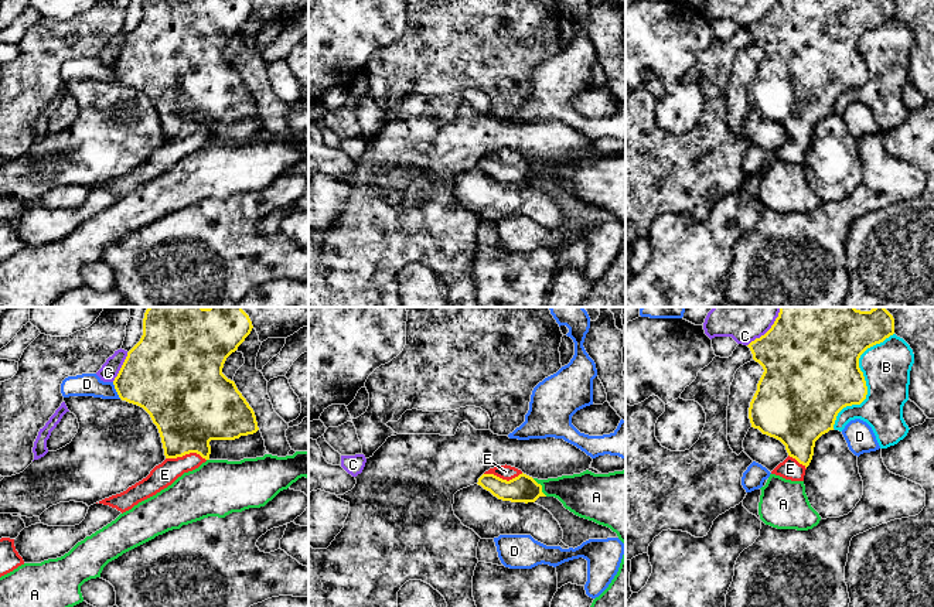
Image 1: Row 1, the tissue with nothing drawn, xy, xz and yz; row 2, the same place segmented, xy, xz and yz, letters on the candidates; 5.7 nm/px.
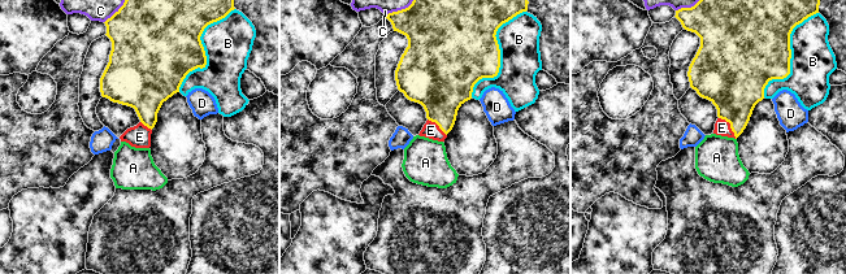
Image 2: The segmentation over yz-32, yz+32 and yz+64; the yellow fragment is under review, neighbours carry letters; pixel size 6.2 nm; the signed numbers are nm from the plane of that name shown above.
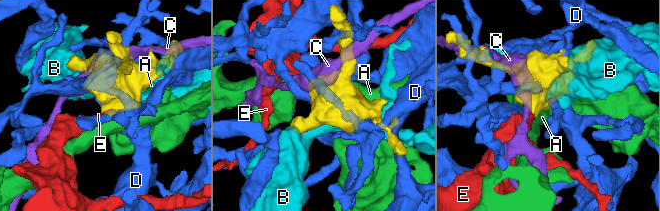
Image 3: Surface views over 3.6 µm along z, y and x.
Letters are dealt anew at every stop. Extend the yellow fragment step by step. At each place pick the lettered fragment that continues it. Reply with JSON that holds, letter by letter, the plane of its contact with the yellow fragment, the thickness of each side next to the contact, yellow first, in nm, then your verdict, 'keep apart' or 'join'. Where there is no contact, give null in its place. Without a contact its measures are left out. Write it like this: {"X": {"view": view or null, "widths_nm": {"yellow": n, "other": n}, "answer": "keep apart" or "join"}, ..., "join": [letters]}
{"A": {"view": "xz", "widths_nm": {"yellow": 160, "other": 240}, "answer": "keep apart"}, "B": {"view": "yz", "widths_nm": {"yellow": 440, "other": 280}, "answer": "keep apart"}, "C": {"view": "xy", "widths_nm": {"yellow": 460, "other": 100}, "answer": "keep apart"}, "D": {"view": "xy", "widths_nm": {"yellow": 400, "other": 130}, "answer": "keep apart"}, "E": {"view": "xy", "widths_nm": {"yellow": 420, "other": 140}, "answer": "join"}, "join": ["E"]}

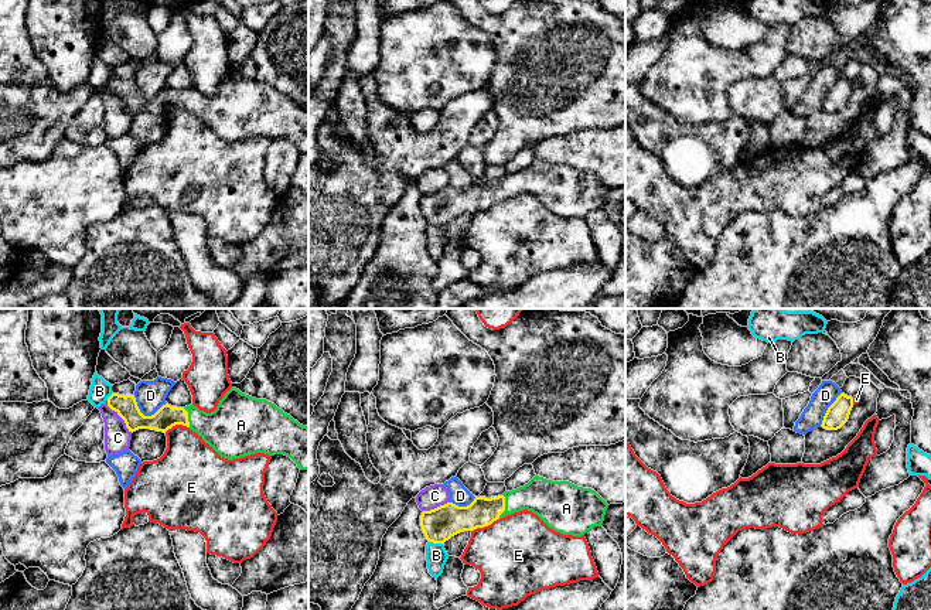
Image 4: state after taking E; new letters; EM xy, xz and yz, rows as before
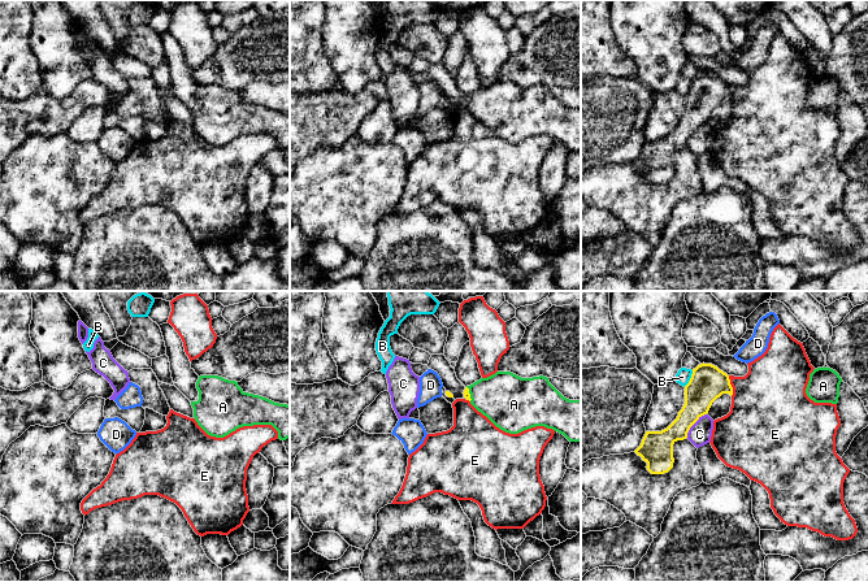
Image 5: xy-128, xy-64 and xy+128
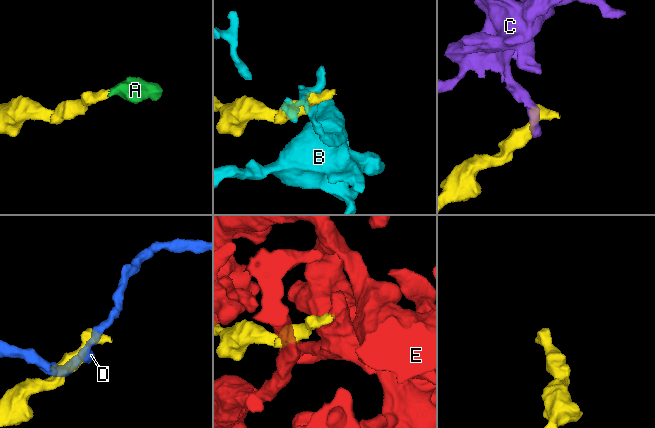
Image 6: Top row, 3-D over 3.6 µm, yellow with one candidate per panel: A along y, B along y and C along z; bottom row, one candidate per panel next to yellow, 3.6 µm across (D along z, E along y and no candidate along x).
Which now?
{"A": {"view": "xz", "widths_nm": {"yellow": 160, "other": 220}, "answer": "join"}, "B": {"view": "xz", "widths_nm": {"yellow": 190, "other": 120}, "answer": "keep apart"}, "C": {"view": "xy", "widths_nm": {"yellow": 130, "other": 150}, "answer": "keep apart"}, "D": {"view": "xy", "widths_nm": {"yellow": 130, "other": 180}, "answer": "keep apart"}, "E": {"view": "xz", "widths_nm": {"yellow": 190, "other": 460}, "answer": "keep apart"}, "join": ["A"]}

